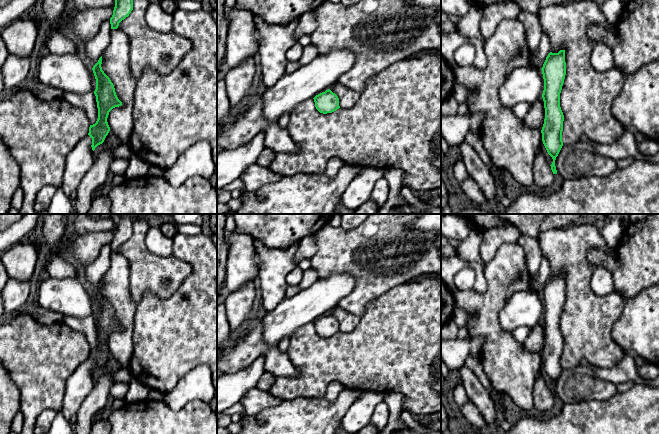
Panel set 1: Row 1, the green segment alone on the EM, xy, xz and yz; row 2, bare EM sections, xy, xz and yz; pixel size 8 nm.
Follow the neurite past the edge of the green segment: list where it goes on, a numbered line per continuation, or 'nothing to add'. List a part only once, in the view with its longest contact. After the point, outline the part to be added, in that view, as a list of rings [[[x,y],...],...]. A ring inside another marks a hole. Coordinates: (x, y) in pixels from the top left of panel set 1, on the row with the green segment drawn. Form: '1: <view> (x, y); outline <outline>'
nothing to add

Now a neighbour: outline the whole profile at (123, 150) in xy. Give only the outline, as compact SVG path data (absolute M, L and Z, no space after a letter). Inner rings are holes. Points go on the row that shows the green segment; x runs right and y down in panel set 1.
M129 143L118 145L114 149L114 152L113 152L114 159L118 159L118 158L130 159L130 157L132 155L133 155L133 151L132 151Z

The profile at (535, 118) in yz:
M540 97L532 103L530 111L523 119L525 124L531 128L540 129L543 127L545 119L545 108L543 98Z

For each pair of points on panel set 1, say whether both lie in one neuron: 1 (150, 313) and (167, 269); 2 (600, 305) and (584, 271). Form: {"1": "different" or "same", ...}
{"1": "different", "2": "same"}

